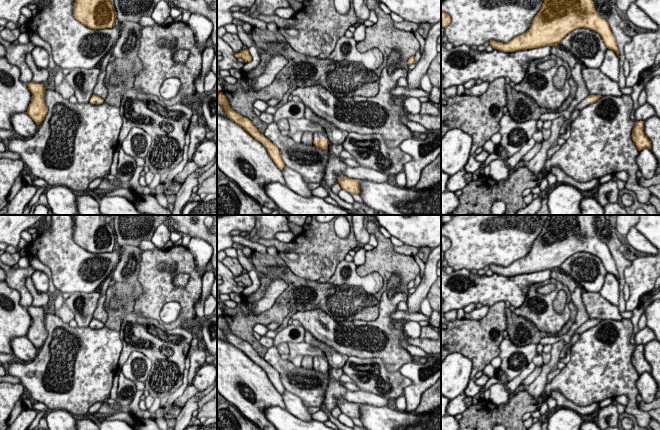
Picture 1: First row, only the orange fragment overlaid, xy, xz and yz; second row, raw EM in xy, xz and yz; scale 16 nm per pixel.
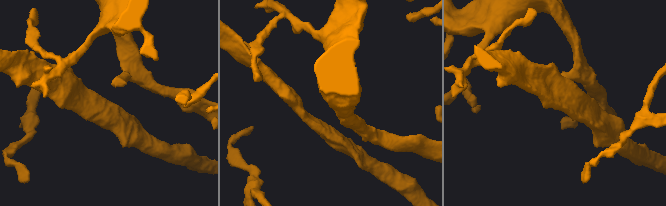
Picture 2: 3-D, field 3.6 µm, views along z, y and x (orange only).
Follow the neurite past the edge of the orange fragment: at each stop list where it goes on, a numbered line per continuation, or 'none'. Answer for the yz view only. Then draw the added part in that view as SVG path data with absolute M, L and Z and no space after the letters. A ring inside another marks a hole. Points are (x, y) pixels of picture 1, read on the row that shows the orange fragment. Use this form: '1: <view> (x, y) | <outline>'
1: yz (585, 102) | M589 96L582 100L576 107L575 110L582 110L586 106L590 105Z

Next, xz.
1: xz (318, 135) | M326 131L324 132L316 132L313 134L314 139L328 139Z

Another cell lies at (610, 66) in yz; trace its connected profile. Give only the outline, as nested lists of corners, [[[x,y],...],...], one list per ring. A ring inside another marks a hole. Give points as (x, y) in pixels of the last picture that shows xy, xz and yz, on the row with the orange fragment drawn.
[[[607,48],[604,60],[599,69],[611,80],[618,82],[620,74],[619,57],[613,50]]]

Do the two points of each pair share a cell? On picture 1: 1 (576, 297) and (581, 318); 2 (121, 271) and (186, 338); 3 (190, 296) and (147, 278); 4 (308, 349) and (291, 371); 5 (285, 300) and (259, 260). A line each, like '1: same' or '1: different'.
1: same
2: same
3: same
4: different
5: same

